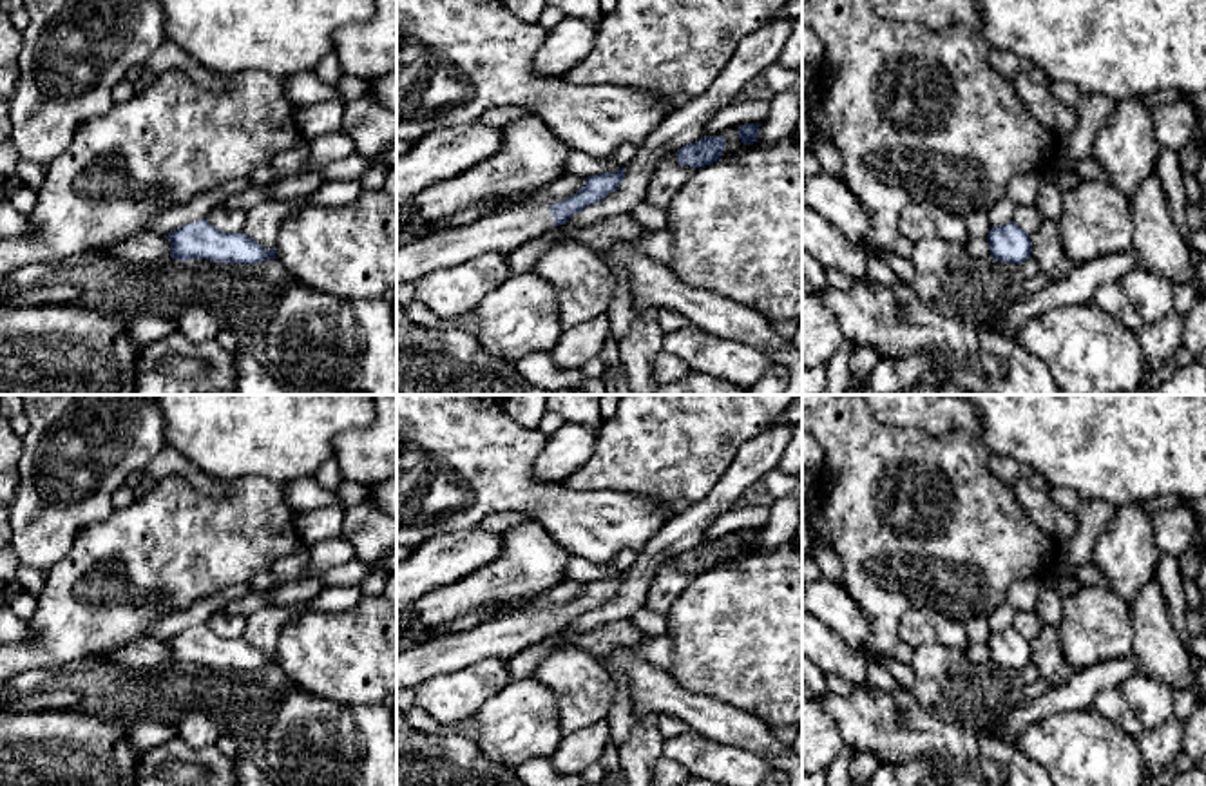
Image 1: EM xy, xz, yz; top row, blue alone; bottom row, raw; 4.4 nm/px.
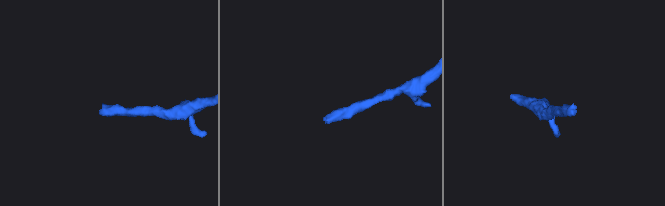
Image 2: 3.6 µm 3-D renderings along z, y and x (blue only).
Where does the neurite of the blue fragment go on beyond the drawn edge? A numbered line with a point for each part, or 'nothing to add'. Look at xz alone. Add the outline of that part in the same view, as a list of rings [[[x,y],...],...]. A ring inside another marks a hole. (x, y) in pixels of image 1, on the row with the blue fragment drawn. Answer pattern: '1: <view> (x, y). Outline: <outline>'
1: xz (502, 232). Outline: [[[547,203],[538,206],[518,205],[460,228],[433,232],[397,246],[397,283],[413,283],[431,270],[453,266],[485,252],[507,255],[554,226]]]

